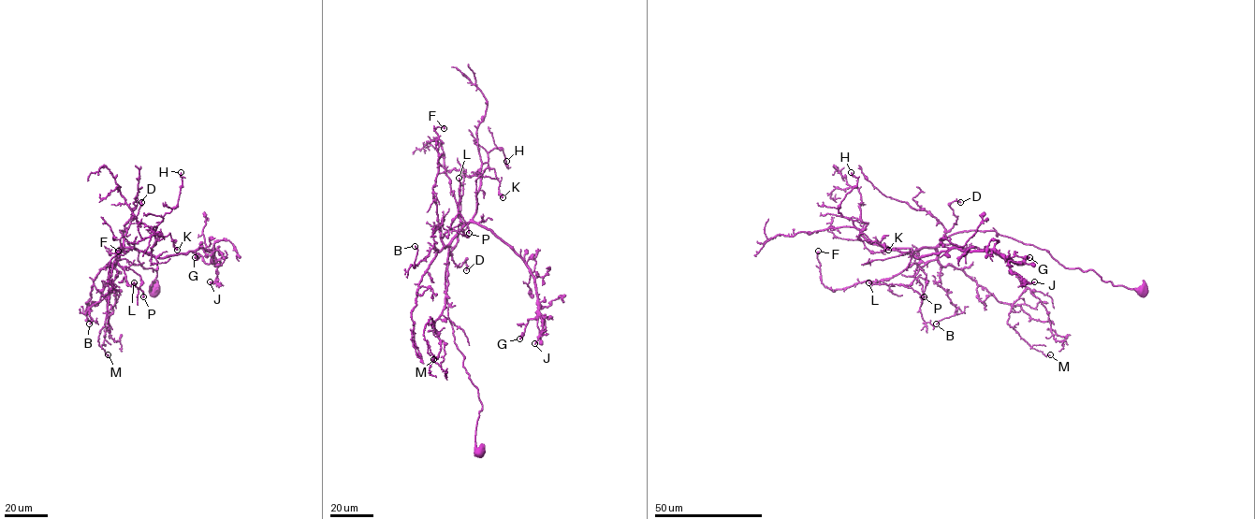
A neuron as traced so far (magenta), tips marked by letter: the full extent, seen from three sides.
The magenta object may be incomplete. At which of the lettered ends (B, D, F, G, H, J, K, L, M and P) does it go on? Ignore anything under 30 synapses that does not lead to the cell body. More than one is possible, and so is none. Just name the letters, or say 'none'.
none

